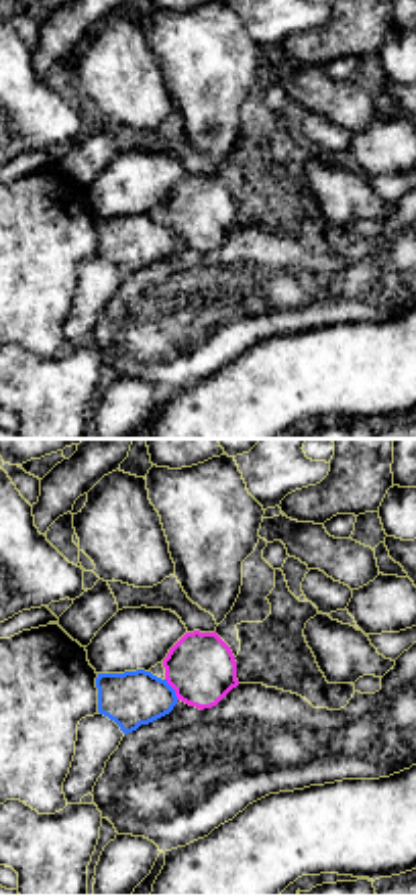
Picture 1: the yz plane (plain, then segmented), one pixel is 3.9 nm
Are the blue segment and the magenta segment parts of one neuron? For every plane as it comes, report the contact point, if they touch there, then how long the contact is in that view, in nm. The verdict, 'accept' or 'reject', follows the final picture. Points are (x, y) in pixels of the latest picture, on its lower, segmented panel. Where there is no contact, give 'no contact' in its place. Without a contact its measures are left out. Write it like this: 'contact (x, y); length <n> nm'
contact (172, 688); length 100 nm

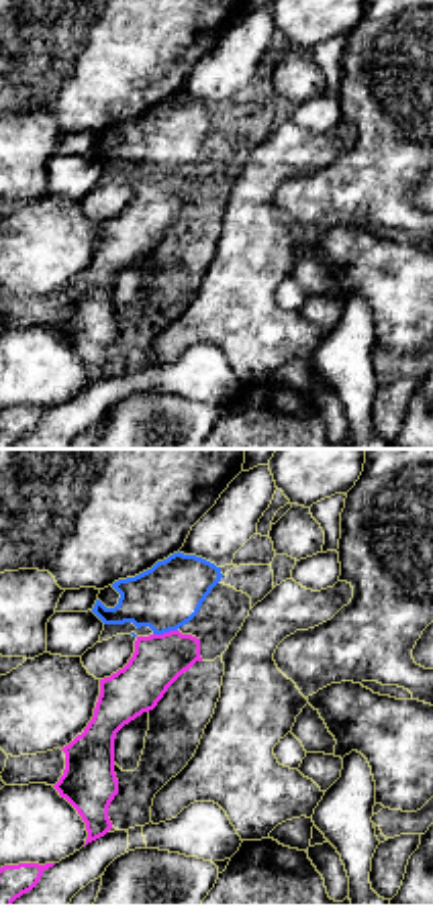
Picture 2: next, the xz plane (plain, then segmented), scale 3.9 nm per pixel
contact (164, 631); length 100 nm

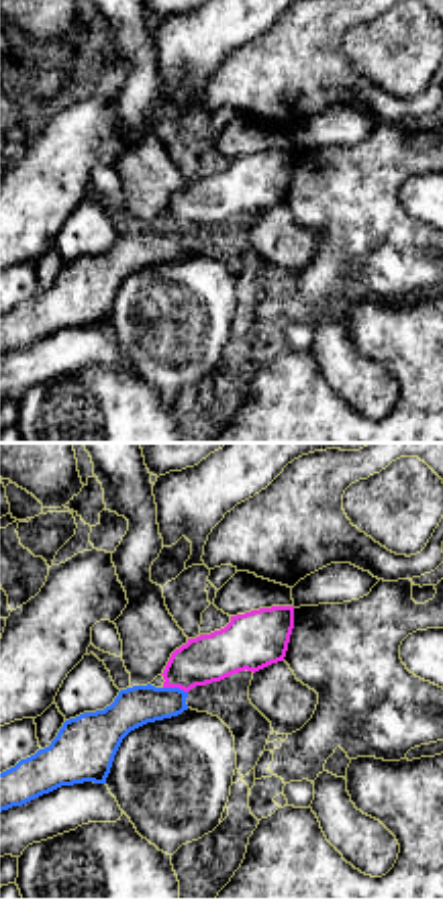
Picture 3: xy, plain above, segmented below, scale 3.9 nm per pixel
contact (176, 688); length 100 nm

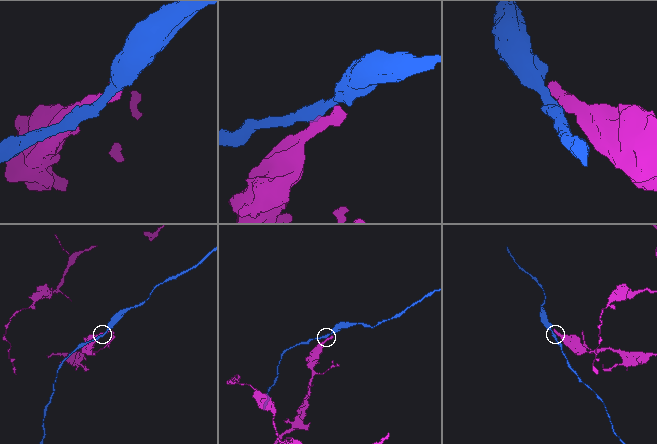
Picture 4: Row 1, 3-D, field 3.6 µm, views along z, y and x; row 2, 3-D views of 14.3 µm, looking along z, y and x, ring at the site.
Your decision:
reject

